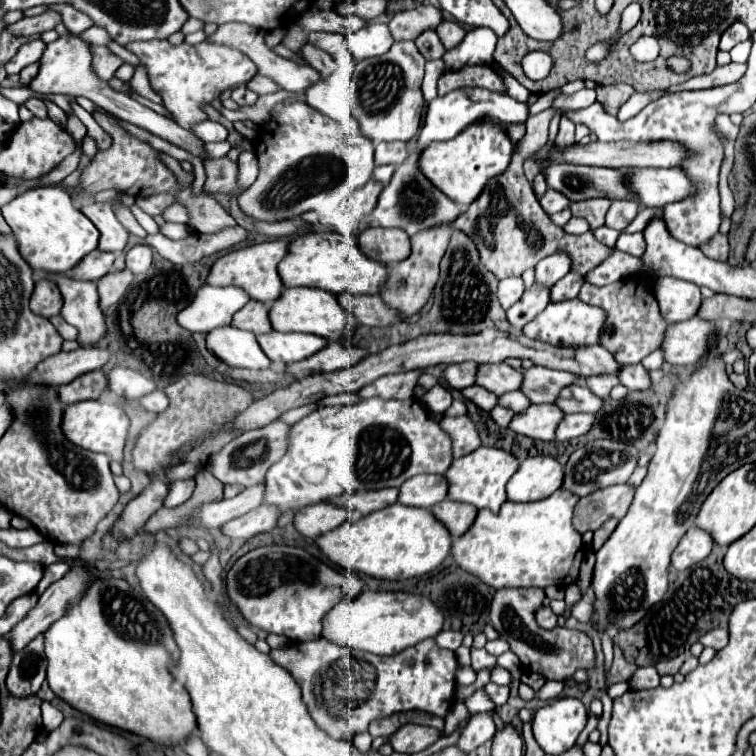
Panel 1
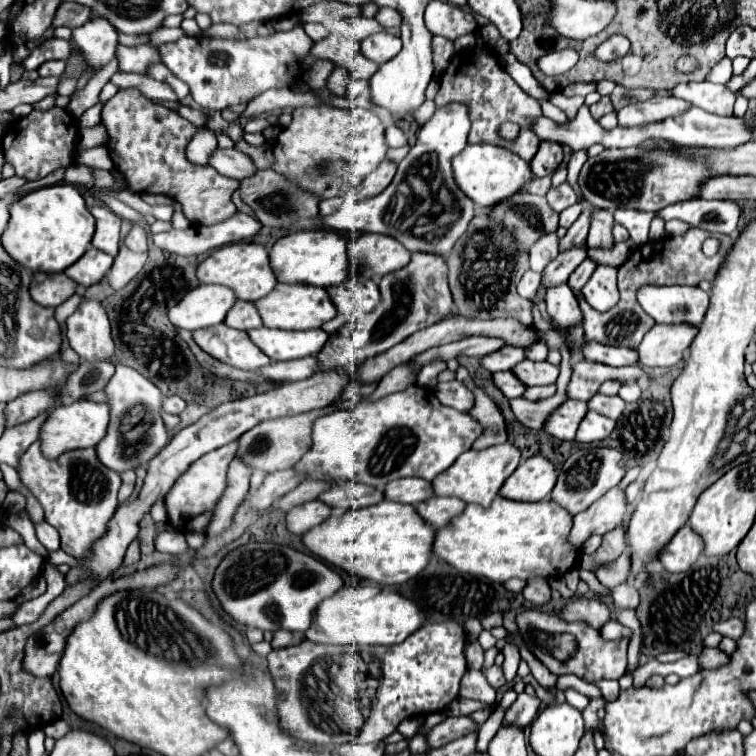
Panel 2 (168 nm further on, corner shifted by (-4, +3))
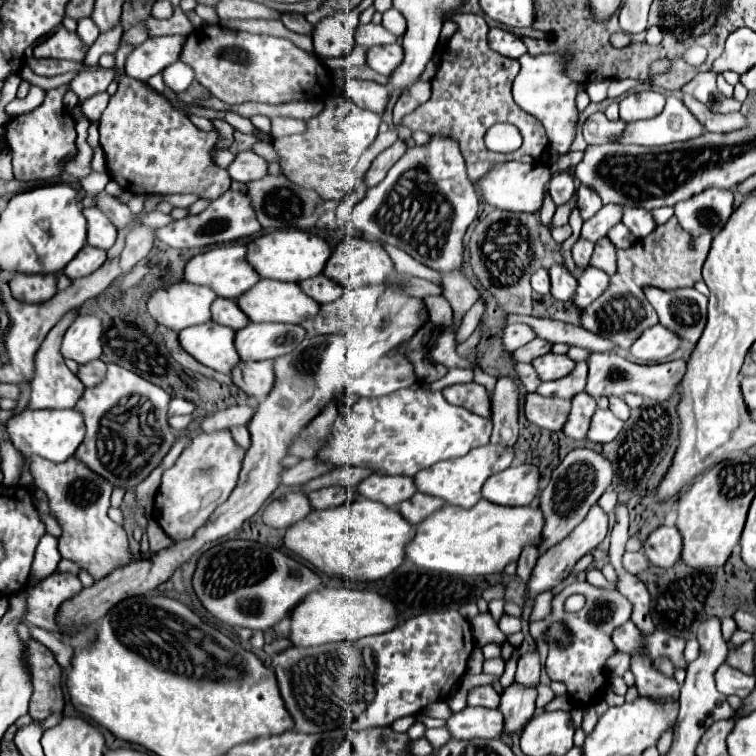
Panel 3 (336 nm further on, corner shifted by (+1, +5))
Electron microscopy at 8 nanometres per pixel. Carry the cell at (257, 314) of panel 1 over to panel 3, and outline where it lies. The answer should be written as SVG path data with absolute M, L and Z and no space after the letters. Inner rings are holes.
M216 297L216 301L212 303L212 321L216 321L218 325L232 327L234 331L250 323L250 319L242 313L242 309L238 309L234 299L222 299L222 297Z

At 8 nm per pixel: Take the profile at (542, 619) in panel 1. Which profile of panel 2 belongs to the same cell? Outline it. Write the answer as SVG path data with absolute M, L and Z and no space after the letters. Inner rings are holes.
M531 579L529 585L523 589L523 597L533 607L543 607L551 601L551 589L545 579Z

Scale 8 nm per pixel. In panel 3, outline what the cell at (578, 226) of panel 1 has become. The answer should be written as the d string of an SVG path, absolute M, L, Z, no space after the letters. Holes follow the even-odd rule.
M530 393L526 395L524 409L530 423L544 429L552 429L552 431L562 431L570 415L570 401Z

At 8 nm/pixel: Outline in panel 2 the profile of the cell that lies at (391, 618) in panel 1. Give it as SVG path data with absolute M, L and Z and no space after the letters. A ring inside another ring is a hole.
M381 585L341 587L331 599L319 603L305 637L331 645L397 645L423 627L425 619L425 613L415 601Z

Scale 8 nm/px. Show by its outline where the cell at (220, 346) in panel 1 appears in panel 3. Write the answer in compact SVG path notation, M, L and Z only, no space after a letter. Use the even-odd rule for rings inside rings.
M214 321L182 329L180 345L198 363L218 373L230 373L232 367L240 361L234 349L234 331Z

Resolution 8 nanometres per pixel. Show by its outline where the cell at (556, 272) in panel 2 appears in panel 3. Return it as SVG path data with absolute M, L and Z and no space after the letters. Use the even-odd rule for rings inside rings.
M604 205L594 217L590 217L588 221L584 221L584 227L582 227L582 235L580 237L586 237L588 241L598 241L602 237L606 237L606 233L618 225L622 221L622 211L624 207L622 205Z

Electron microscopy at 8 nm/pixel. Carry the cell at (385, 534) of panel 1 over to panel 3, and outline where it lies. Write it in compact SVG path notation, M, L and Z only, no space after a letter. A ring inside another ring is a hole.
M360 499L334 509L310 511L310 517L286 529L284 545L328 576L348 577L362 583L382 579L398 569L404 561L404 545L412 537L414 527L396 509Z

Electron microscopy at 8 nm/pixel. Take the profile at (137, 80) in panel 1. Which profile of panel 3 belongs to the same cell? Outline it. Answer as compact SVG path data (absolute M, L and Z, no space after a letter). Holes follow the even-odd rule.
M176 61L172 65L168 65L164 71L162 71L162 79L164 79L164 85L174 91L174 93L182 93L190 87L190 83L194 81L194 71L190 65L186 65L184 61Z

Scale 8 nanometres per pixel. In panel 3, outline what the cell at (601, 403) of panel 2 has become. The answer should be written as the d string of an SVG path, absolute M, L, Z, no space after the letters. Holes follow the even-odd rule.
M610 397L610 411L620 417L620 419L628 419L630 417L630 407L626 405L624 399L618 399L618 397Z

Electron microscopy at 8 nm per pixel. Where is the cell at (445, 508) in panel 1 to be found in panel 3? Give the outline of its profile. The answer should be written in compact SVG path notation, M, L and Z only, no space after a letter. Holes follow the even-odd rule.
M414 493L414 497L410 497L398 505L398 513L410 525L418 525L422 519L426 519L434 509L440 509L442 505L444 505L444 501L438 501L436 497L430 497L426 493Z

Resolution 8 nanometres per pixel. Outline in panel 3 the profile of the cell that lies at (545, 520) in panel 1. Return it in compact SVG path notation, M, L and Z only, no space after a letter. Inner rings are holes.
M480 499L470 509L444 505L416 525L416 535L406 545L404 553L416 567L428 571L442 571L462 577L500 573L510 561L518 559L518 553L526 541L534 541L538 545L542 539L542 521L544 517L540 509L500 507L486 499Z

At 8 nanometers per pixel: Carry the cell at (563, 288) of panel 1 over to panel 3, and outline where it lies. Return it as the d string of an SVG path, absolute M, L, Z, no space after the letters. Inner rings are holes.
M578 239L572 247L572 259L578 267L586 267L588 261L590 261L590 255L594 251L594 243L592 241L586 241L586 239Z

